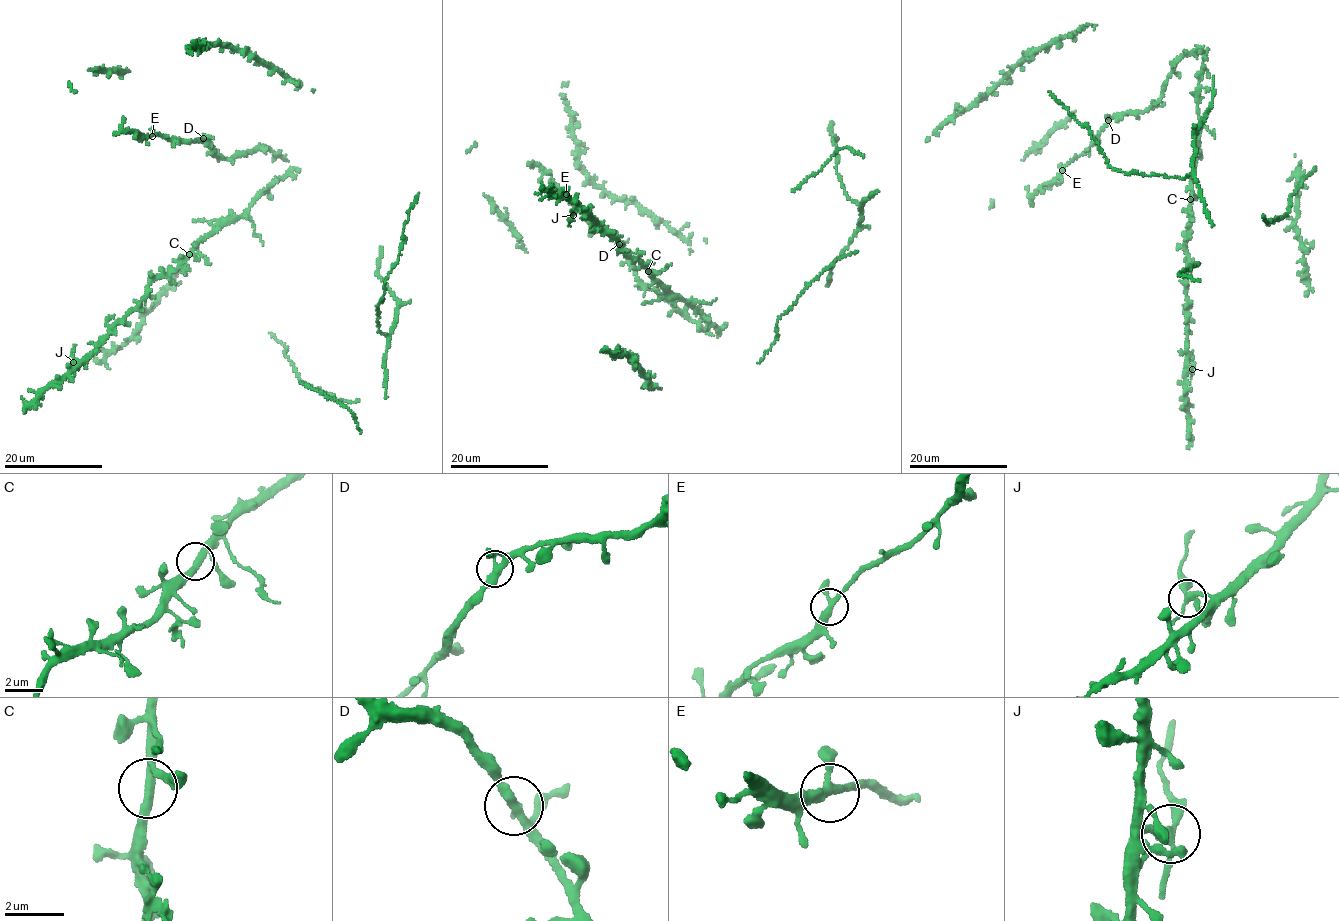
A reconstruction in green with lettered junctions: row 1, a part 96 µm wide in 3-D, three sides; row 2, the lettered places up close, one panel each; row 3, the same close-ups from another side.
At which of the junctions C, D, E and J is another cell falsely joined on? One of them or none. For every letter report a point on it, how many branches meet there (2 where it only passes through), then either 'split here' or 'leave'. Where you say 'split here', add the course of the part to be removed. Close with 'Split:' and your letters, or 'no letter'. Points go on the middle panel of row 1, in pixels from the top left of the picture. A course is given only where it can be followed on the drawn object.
C: place (648, 271); branches 3; leave
D: place (619, 244); branches 3; leave
E: place (566, 194); branches 3; leave
J: place (573, 215); branches 3; split here; course (573, 214), (570, 226)
Split: J

